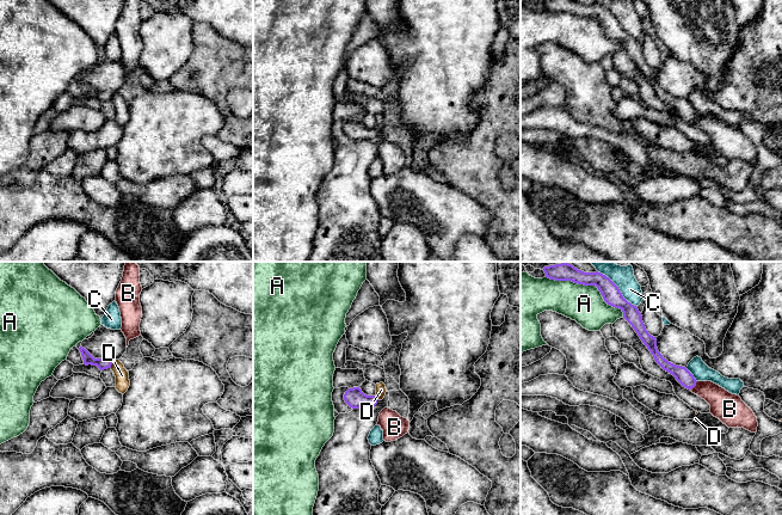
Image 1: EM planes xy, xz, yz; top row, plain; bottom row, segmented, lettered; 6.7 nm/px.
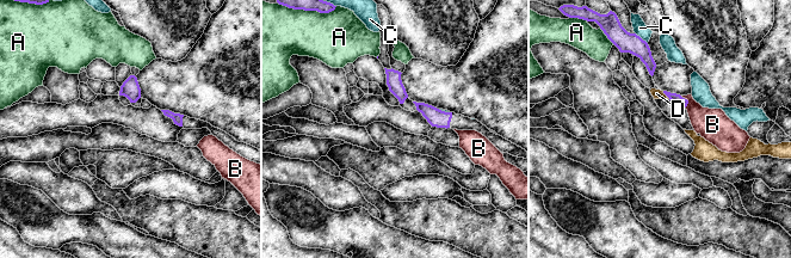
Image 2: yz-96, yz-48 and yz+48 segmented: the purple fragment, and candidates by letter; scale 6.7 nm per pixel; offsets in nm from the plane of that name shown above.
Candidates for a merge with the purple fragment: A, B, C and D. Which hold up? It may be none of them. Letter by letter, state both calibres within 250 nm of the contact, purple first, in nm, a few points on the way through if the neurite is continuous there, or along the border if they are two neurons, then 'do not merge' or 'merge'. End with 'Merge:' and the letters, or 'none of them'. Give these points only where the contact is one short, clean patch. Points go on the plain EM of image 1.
A: calibres 120 and 260 nm; do not merge
B: calibres 100 and 190 nm; border yz (697, 114), (690, 122); do not merge
C: calibres 120 and 140 nm; do not merge
D: calibres 80 and 100 nm; border xy (112, 94), (110, 99); do not merge
Merge: none of them

